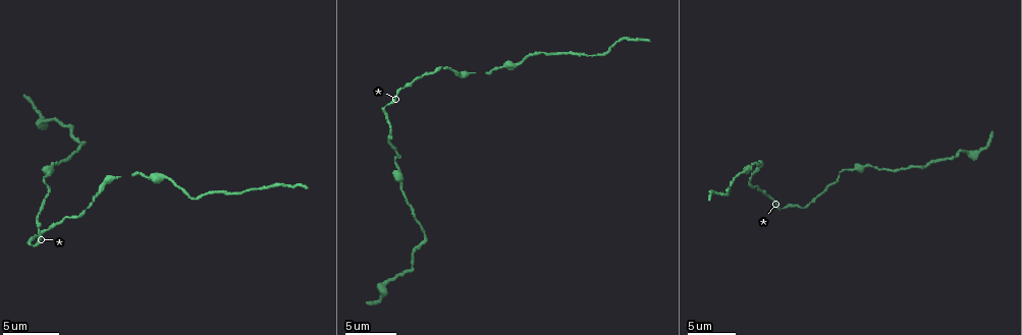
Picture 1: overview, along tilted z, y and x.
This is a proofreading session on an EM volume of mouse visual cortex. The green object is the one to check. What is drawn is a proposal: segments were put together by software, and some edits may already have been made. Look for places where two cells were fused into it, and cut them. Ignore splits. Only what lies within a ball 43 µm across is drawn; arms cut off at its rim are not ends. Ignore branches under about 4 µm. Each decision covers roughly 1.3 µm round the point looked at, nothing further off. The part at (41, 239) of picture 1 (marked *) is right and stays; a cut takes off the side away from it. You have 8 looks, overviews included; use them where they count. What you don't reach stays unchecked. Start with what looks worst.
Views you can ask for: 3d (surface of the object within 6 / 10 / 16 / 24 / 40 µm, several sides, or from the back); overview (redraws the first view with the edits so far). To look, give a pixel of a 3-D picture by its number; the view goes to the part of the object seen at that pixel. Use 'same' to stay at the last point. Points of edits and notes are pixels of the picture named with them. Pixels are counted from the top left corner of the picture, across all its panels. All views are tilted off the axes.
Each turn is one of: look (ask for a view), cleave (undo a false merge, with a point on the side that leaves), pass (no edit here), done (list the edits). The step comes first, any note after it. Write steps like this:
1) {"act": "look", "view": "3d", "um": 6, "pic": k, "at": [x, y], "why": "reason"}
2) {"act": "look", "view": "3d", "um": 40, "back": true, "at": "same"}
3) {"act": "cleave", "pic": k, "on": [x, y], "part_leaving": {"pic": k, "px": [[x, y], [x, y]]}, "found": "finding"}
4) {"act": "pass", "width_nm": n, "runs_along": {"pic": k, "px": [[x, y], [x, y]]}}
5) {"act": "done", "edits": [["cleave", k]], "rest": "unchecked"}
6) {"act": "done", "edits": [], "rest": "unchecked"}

{"act": "look", "view": "3d", "um": 10, "pic": 1, "at": [400, 184], "why": "calibre changes"}

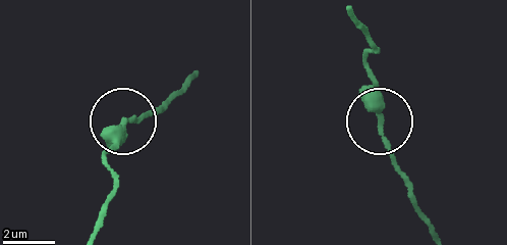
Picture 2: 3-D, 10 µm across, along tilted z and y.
{"act": "look", "view": "3d", "um": 10, "back": true, "pic": 2, "at": [125, 123], "why": "other side"}

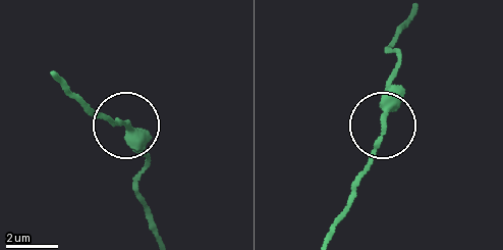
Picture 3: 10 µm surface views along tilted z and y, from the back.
{"act": "pass", "runs_along": {"pic": 3, "px": [[414, 15], [390, 47], [394, 74], [380, 142], [354, 198]]}, "found": "all the same cell"}

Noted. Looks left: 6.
{"act": "look", "view": "3d", "um": 10, "pic": 1, "at": [109, 181], "why": "thick turns thin"}

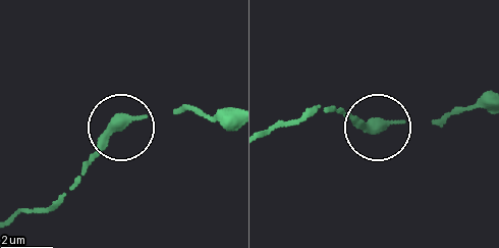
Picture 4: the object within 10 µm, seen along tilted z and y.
{"act": "pass", "runs_along": {"pic": 4, "px": [[10, 222], [49, 207], [123, 129], [185, 109]]}, "found": "all the same cell"}

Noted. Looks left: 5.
{"act": "look", "view": "3d", "um": 6, "pic": 1, "at": [912, 167], "why": "thick turns thin"}

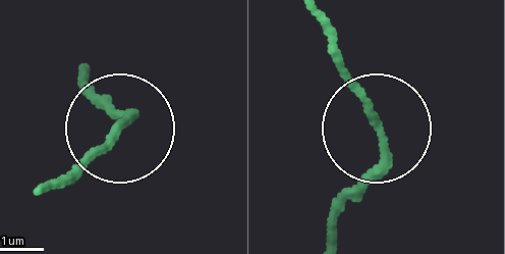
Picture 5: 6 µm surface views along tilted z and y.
{"act": "pass", "found": "one cell here"}

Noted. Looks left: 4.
{"act": "look", "view": "3d", "um": 10, "pic": 1, "at": [520, 63], "why": "thick turns thin"}

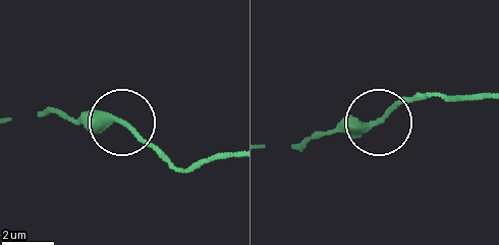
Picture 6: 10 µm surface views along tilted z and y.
{"act": "look", "view": "3d", "um": 6, "pic": 6, "at": [377, 124], "why": "closer look"}

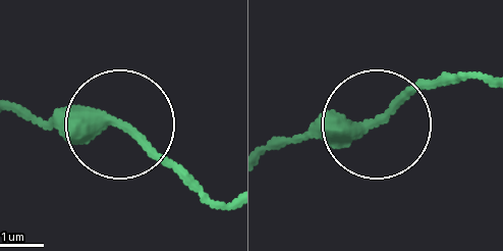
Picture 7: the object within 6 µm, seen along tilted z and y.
{"act": "pass", "runs_along": {"pic": 7, "px": [[270, 150], [369, 132], [458, 71]]}, "found": "continuous, no second cell"}

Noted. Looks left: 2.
{"act": "done", "edits": [], "rest": "unchecked"}

